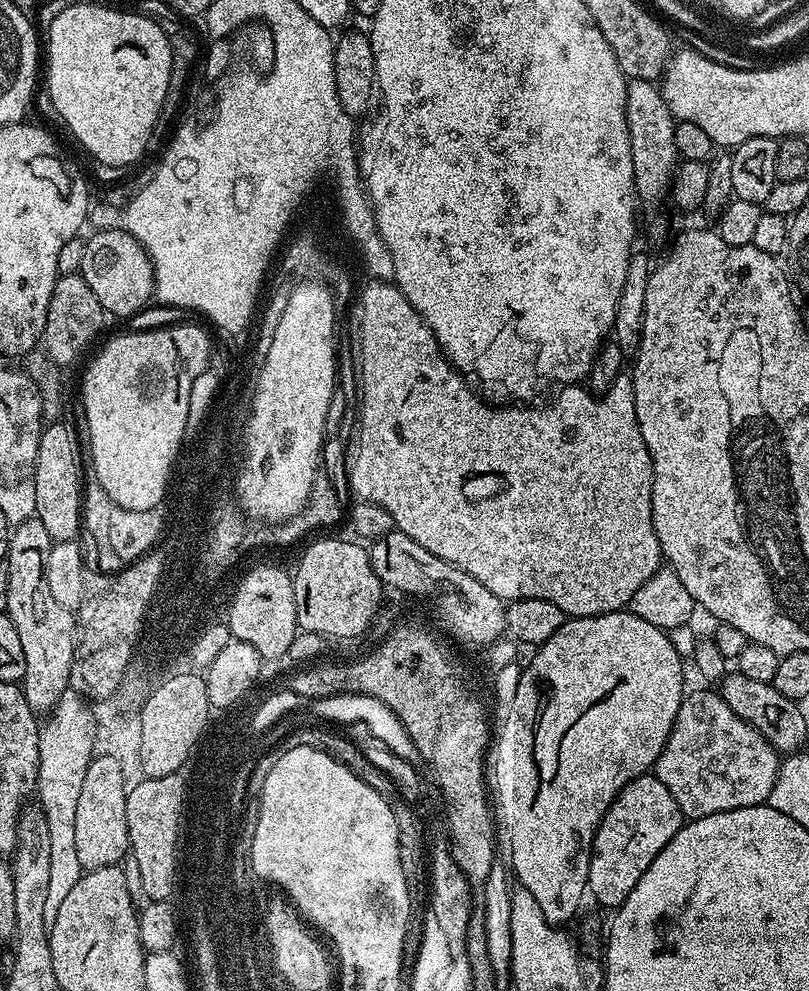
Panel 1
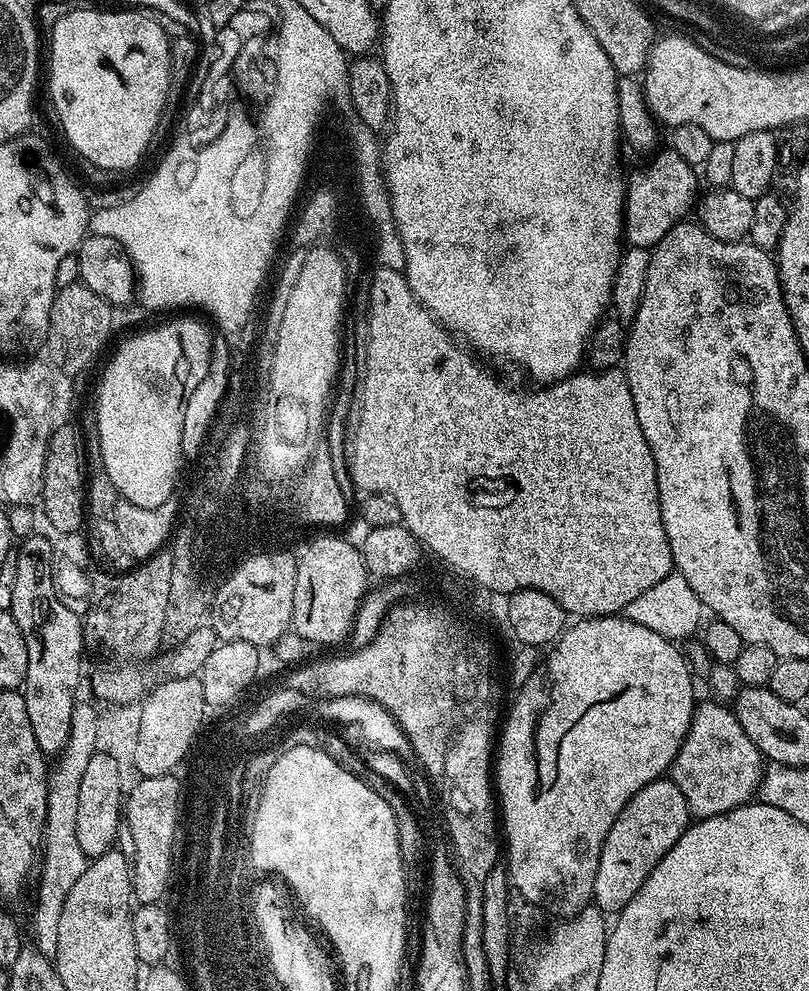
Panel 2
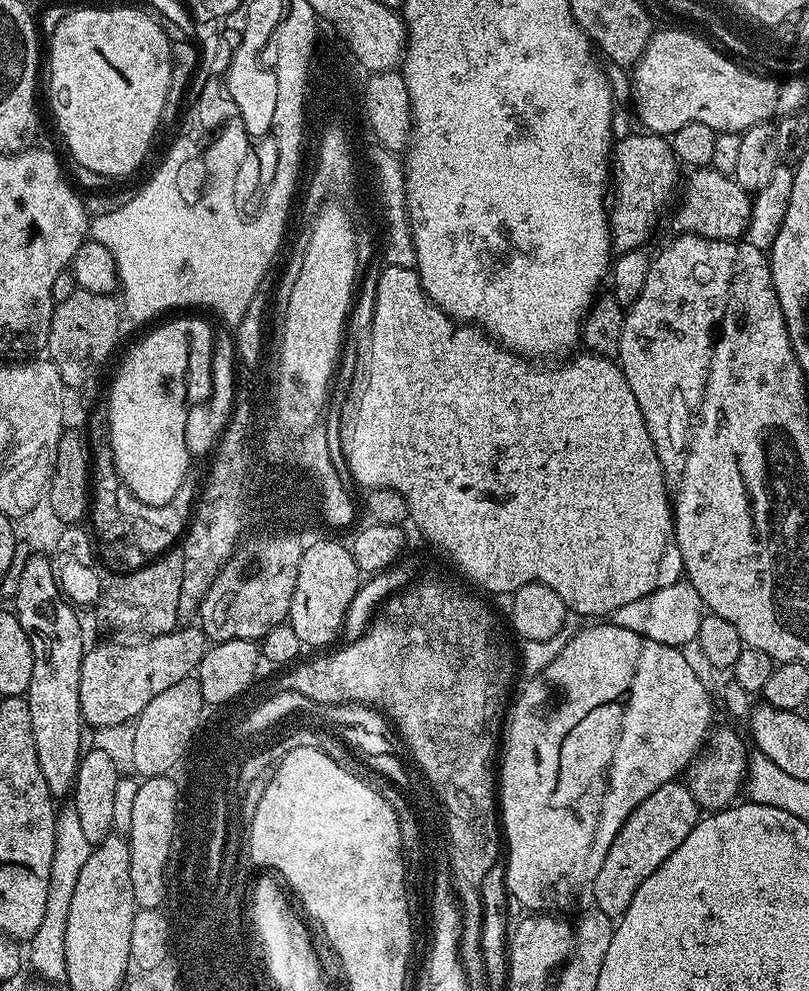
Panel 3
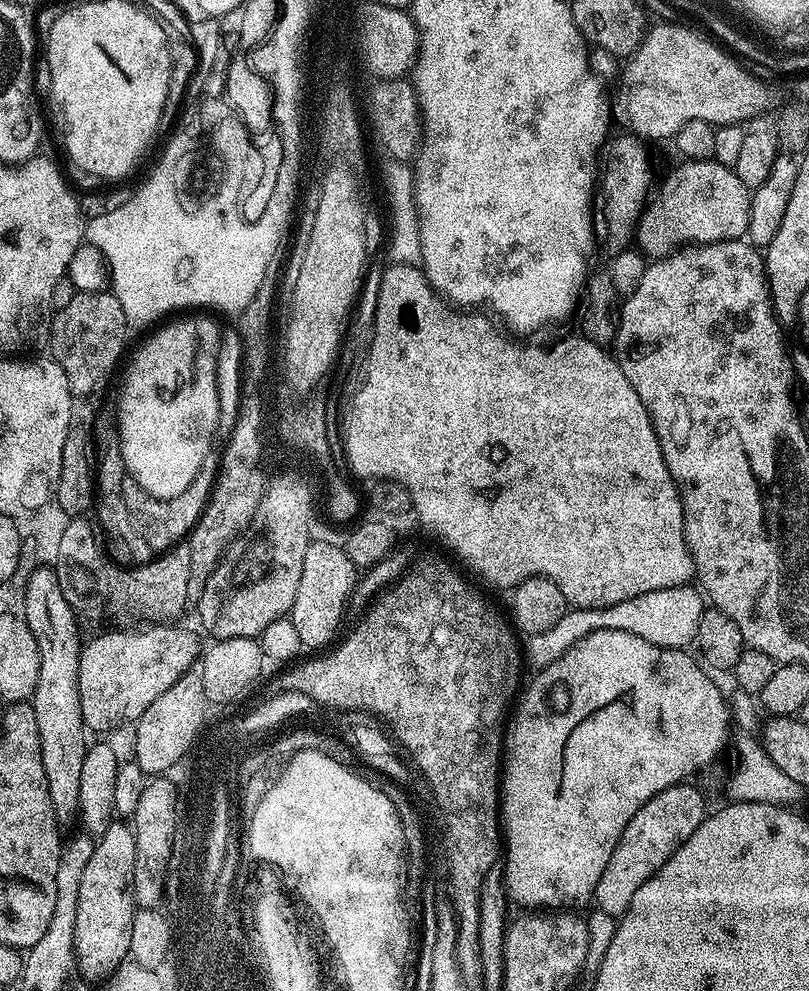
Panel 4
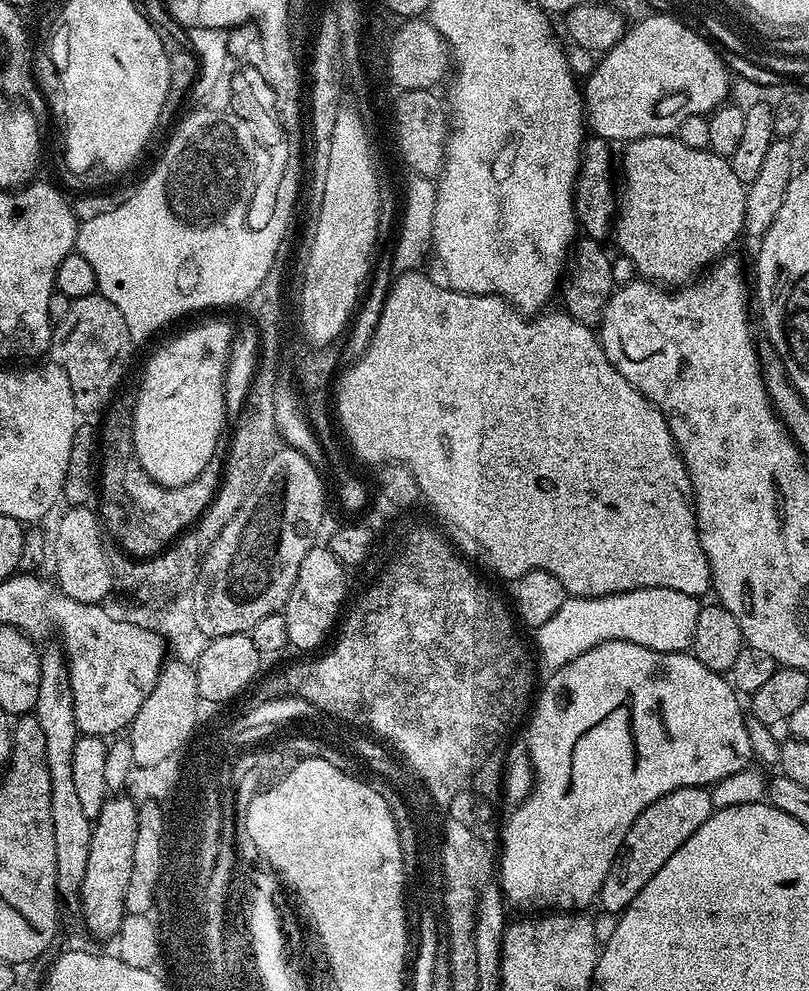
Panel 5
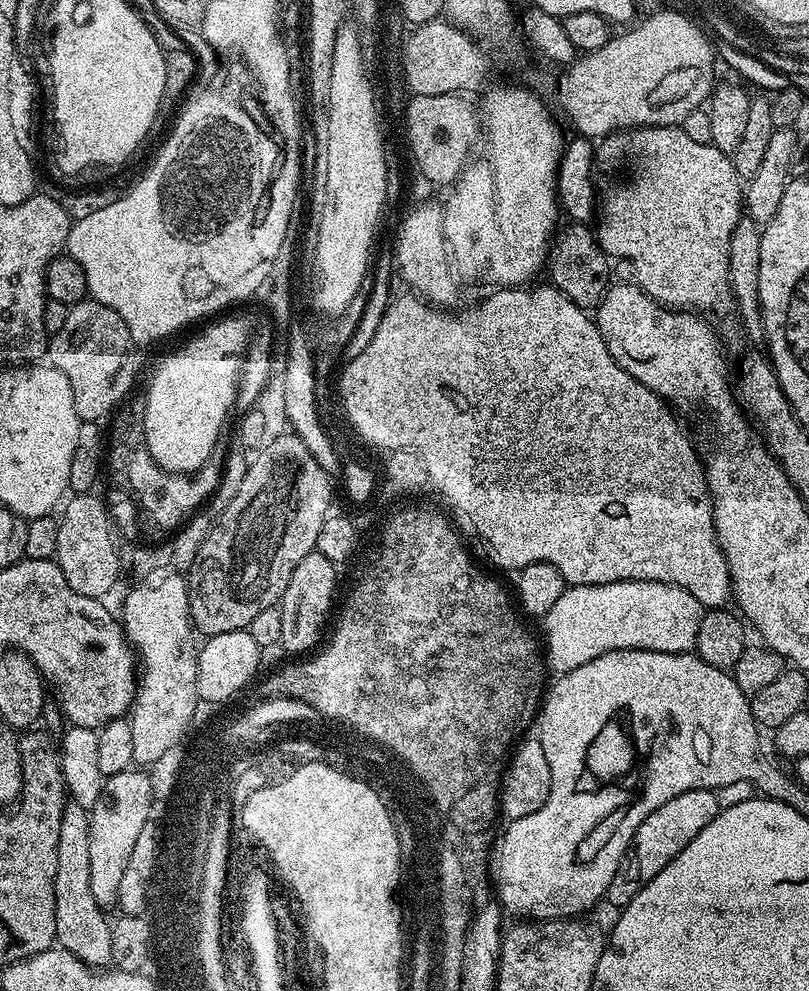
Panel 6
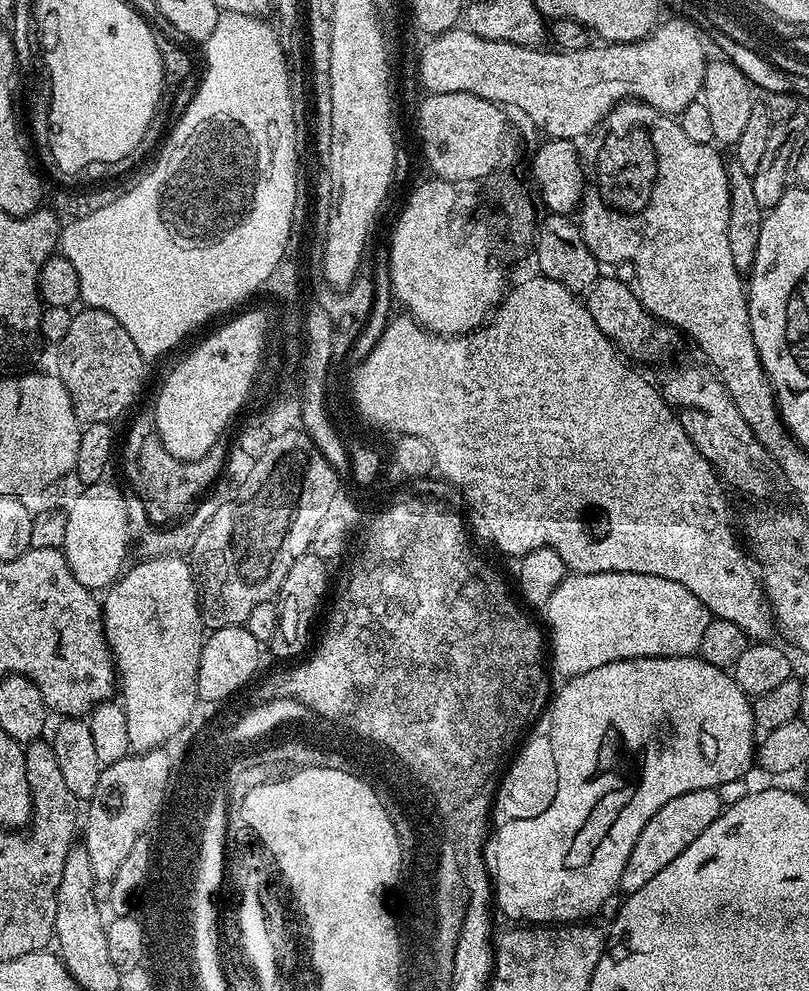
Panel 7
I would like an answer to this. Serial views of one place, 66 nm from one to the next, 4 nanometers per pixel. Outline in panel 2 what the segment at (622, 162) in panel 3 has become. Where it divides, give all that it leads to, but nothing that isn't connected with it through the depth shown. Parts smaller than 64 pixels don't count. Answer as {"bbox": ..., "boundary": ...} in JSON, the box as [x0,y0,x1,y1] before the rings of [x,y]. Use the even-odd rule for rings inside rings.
{"bbox":[624,150,698,250],"boundary":[[[663,150],[657,151],[655,155],[653,155],[649,160],[652,161],[650,161],[649,164],[645,166],[645,168],[638,169],[637,172],[633,174],[633,176],[631,173],[631,175],[629,175],[626,180],[626,199],[624,202],[624,240],[627,241],[627,243],[633,248],[646,248],[651,250],[656,247],[657,242],[660,241],[674,225],[681,223],[681,221],[687,217],[684,215],[686,215],[687,212],[691,210],[691,208],[693,211],[694,205],[698,200],[698,192],[696,196],[696,176],[698,180],[698,172],[697,169],[693,167],[693,165],[687,164],[683,158],[678,158],[678,154],[674,154],[671,150],[664,150],[664,152]]]}

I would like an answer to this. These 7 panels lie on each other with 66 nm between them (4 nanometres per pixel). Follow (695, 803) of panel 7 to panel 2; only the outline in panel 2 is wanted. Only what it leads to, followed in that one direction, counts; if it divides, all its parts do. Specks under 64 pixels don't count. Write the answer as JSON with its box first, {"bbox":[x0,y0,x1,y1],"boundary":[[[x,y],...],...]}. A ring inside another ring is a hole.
{"bbox":[592,778,689,914],"boundary":[[[661,778],[642,786],[642,790],[638,790],[638,794],[634,794],[634,798],[630,798],[630,802],[626,802],[622,814],[618,814],[614,826],[610,826],[610,834],[606,834],[606,842],[602,846],[598,858],[598,870],[594,874],[592,899],[595,907],[605,914],[619,914],[626,906],[626,902],[630,902],[630,898],[634,898],[634,894],[638,894],[642,882],[646,882],[646,878],[650,878],[650,870],[654,870],[654,866],[658,866],[658,862],[662,862],[662,858],[670,850],[670,846],[674,846],[674,842],[678,842],[678,838],[682,838],[689,823],[688,803],[686,798],[682,798],[682,790],[678,790],[674,781],[670,778]]]}

